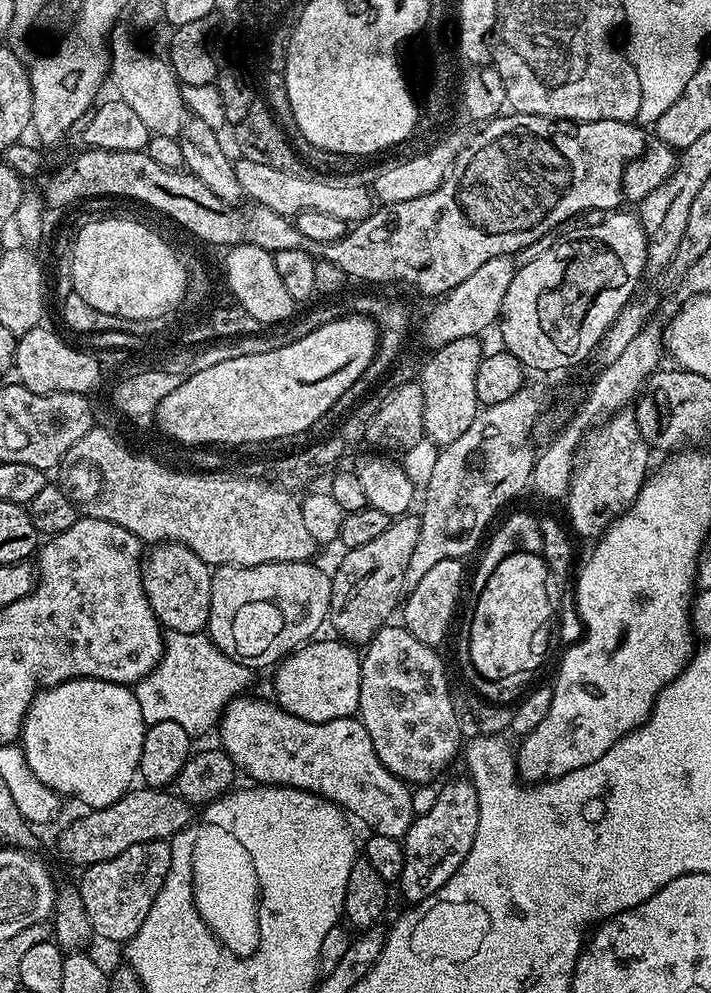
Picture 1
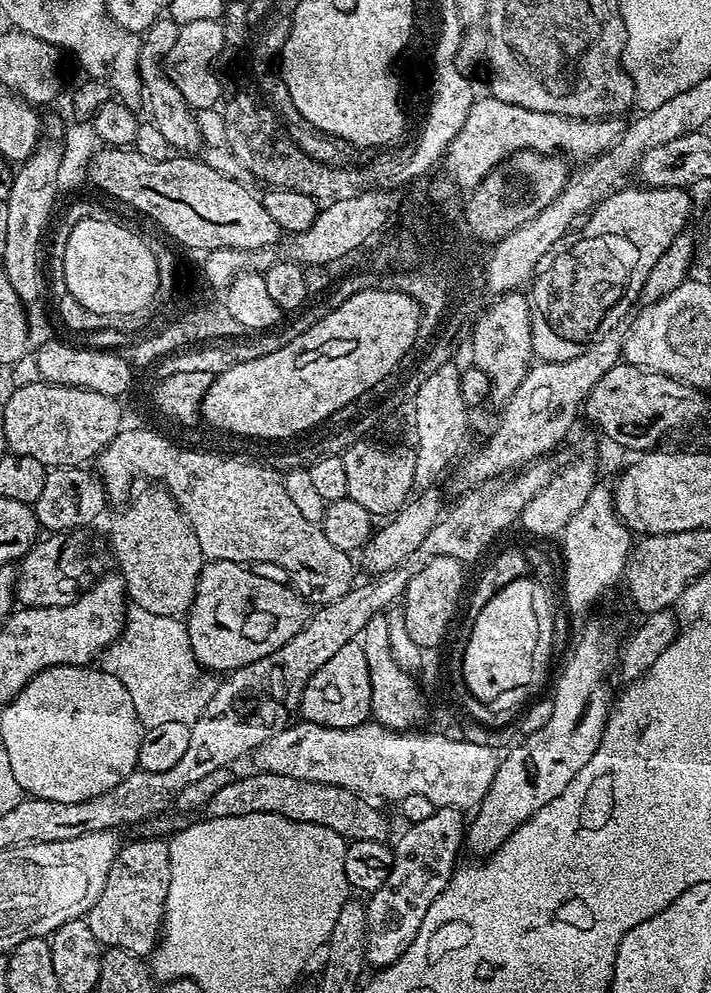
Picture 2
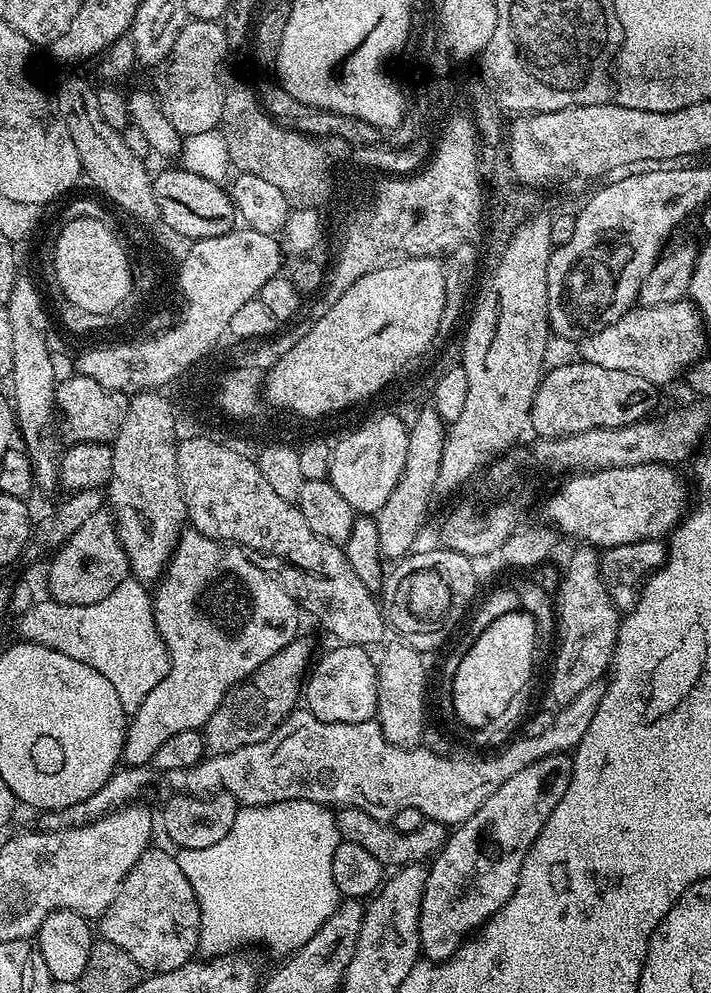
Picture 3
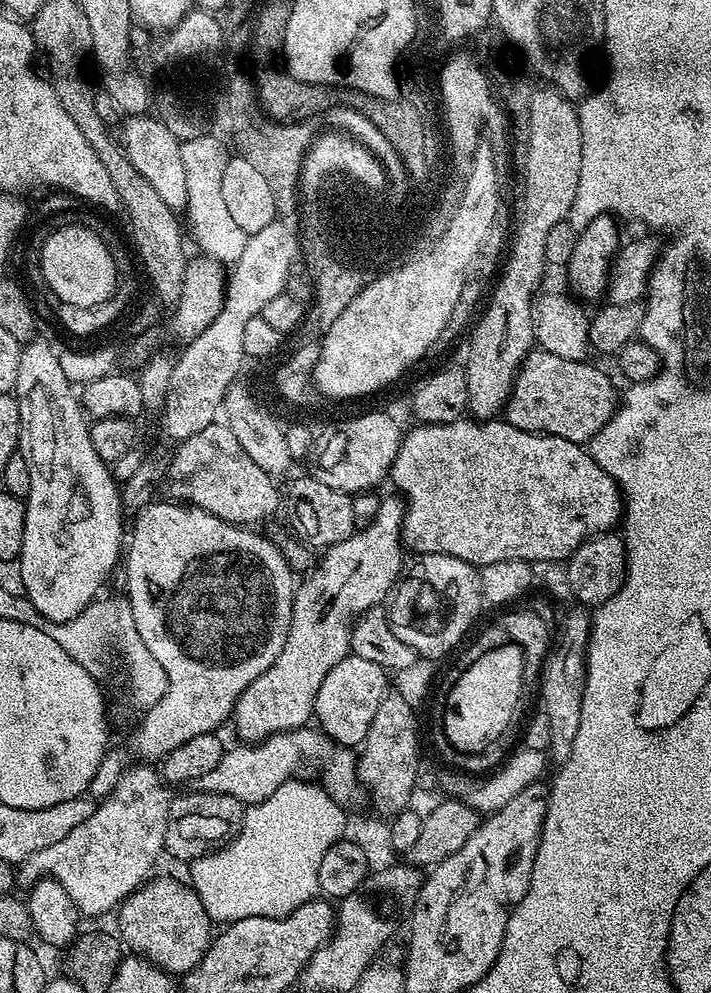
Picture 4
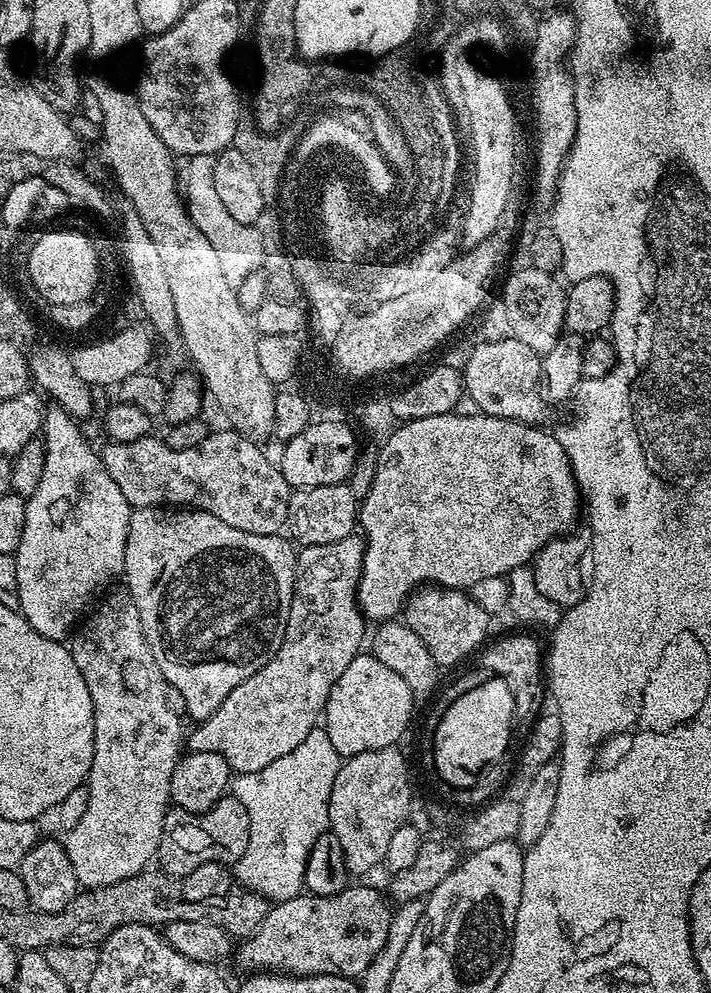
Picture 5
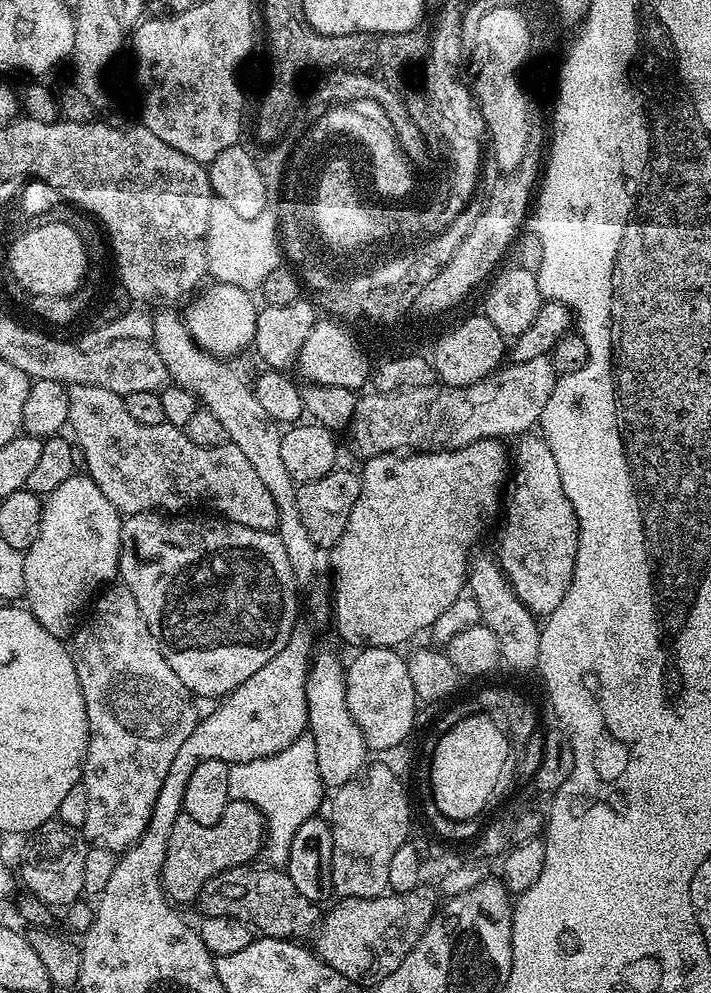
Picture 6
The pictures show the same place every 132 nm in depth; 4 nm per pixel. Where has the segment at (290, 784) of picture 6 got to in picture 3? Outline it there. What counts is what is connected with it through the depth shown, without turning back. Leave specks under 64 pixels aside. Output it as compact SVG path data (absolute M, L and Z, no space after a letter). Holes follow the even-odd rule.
M276 804L241 807L222 842L205 848L181 848L175 858L200 903L199 951L205 957L229 955L239 944L265 944L284 958L296 951L298 942L308 940L308 808L280 808Z

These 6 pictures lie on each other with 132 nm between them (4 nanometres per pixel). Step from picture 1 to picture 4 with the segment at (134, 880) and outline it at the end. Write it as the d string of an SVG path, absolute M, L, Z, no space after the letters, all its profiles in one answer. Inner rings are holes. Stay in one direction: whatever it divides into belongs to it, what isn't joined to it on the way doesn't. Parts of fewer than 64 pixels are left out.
M172 876L149 878L135 888L118 906L118 936L133 953L143 956L169 974L194 970L212 944L214 921L202 906L202 898L187 883ZM157 879L157 880L156 880ZM128 943L128 944L127 944ZM177 972L177 973L176 973Z

